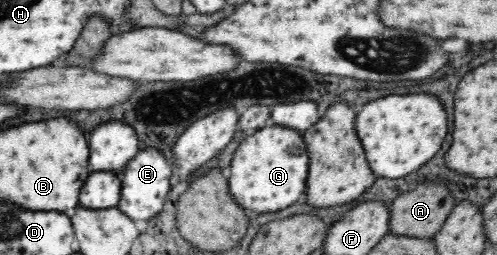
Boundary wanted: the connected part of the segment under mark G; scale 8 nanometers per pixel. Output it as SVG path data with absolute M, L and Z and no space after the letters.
M269 123L241 140L231 162L229 190L233 198L247 210L265 216L277 216L279 212L299 200L306 190L309 174L308 148L303 135L294 128Z

